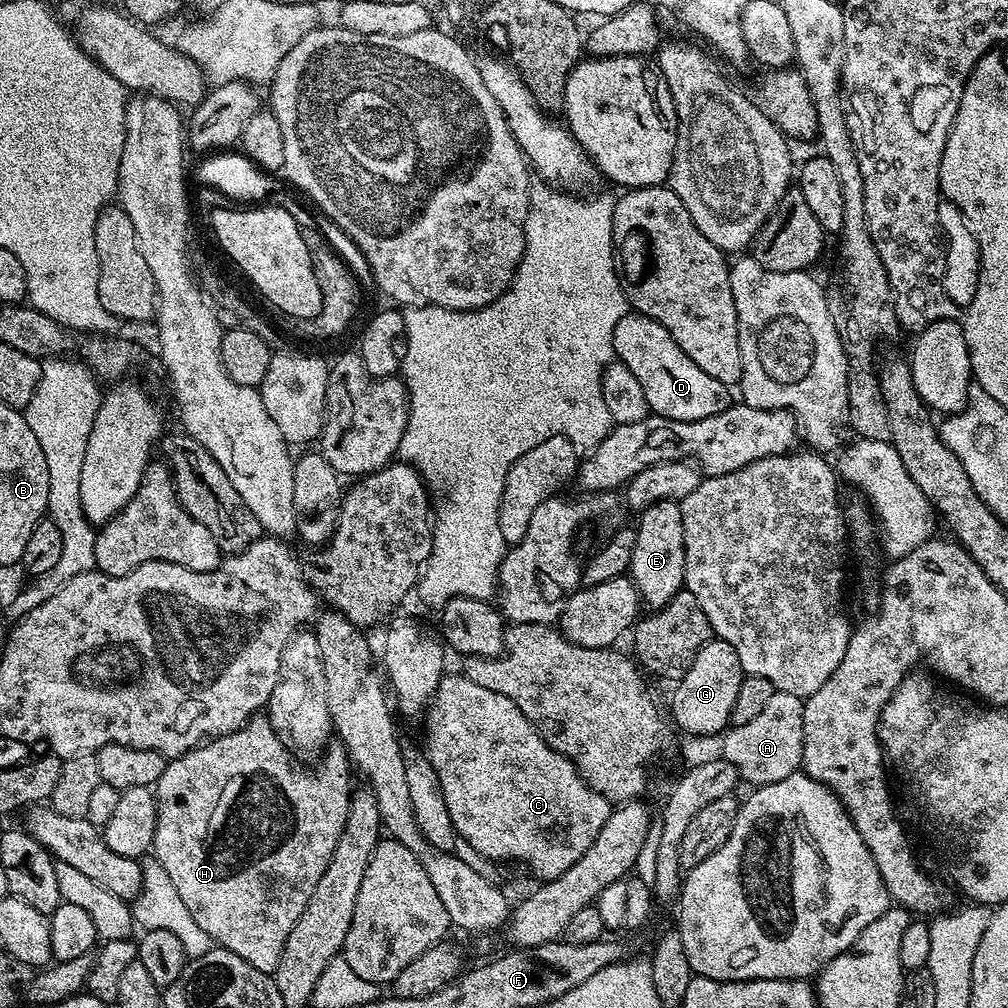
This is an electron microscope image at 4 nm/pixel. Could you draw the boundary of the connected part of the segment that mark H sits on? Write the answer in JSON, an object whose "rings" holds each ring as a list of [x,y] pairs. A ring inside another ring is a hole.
{"rings":[[[257,714],[238,730],[209,739],[200,747],[191,748],[186,754],[169,759],[162,770],[162,778],[158,778],[154,786],[156,829],[151,847],[154,859],[162,866],[162,870],[166,870],[166,874],[170,874],[170,882],[174,882],[174,890],[178,890],[186,910],[194,914],[194,922],[198,922],[198,926],[206,930],[213,945],[238,954],[238,958],[250,962],[250,966],[269,974],[275,973],[286,938],[290,938],[290,930],[294,930],[294,922],[298,922],[298,914],[306,910],[306,902],[310,902],[310,894],[314,894],[314,886],[318,886],[318,878],[322,878],[334,854],[334,848],[338,846],[338,838],[346,826],[346,814],[350,810],[354,791],[354,783],[352,784],[354,765],[340,742],[329,743],[324,748],[319,757],[321,768],[316,768],[313,772],[296,768],[291,755],[293,756],[293,753],[289,745],[277,735],[267,715]]]}

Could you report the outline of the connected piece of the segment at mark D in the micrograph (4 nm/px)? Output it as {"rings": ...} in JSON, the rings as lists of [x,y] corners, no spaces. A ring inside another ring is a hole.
{"rings":[[[629,311],[618,326],[614,326],[612,351],[615,359],[630,366],[630,374],[642,382],[646,402],[655,415],[671,420],[701,420],[730,407],[729,385],[718,382],[718,378],[710,378],[710,374],[697,366],[654,318]]]}

